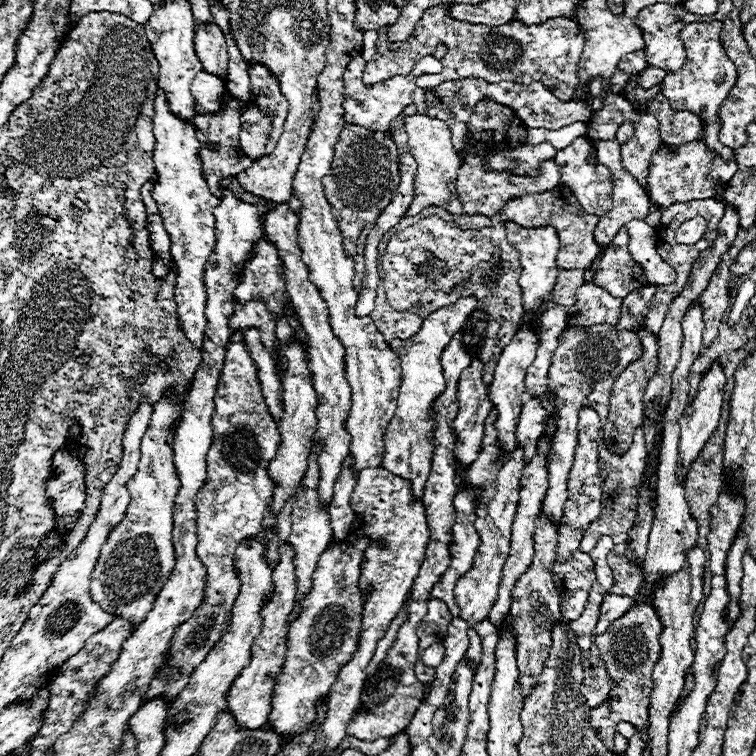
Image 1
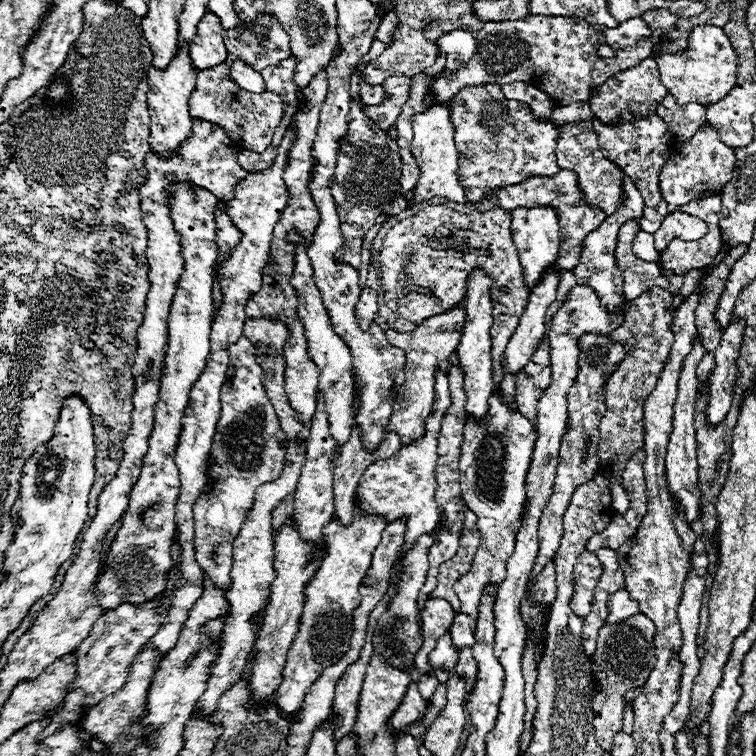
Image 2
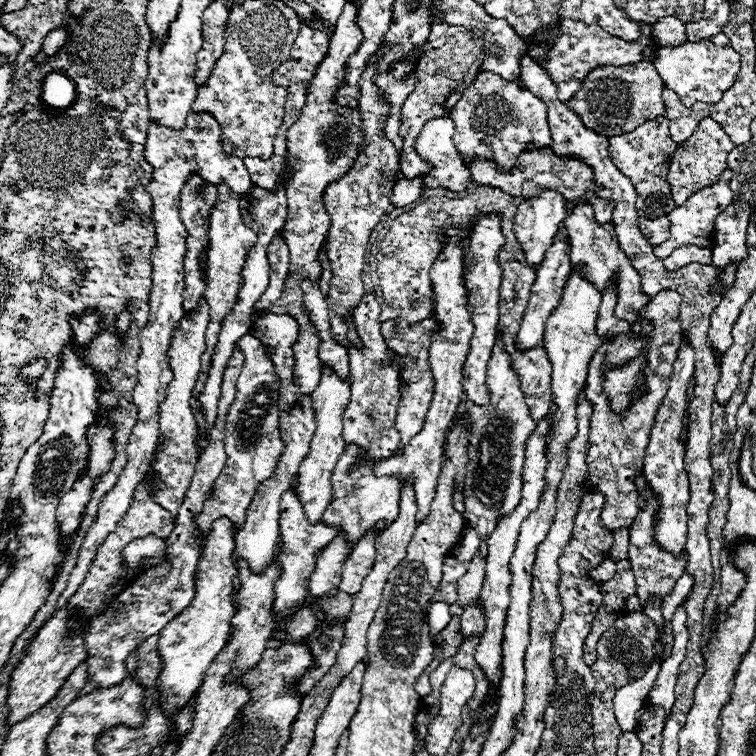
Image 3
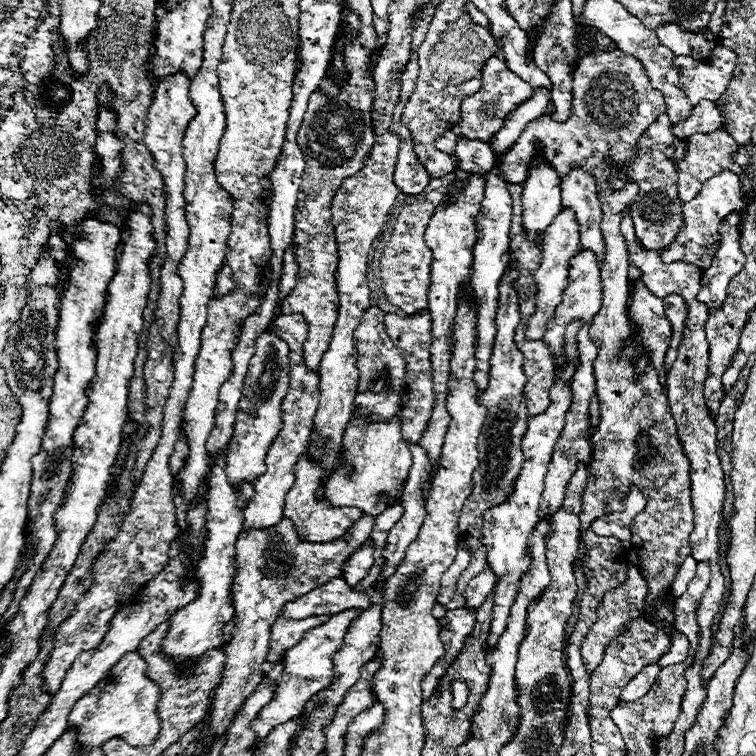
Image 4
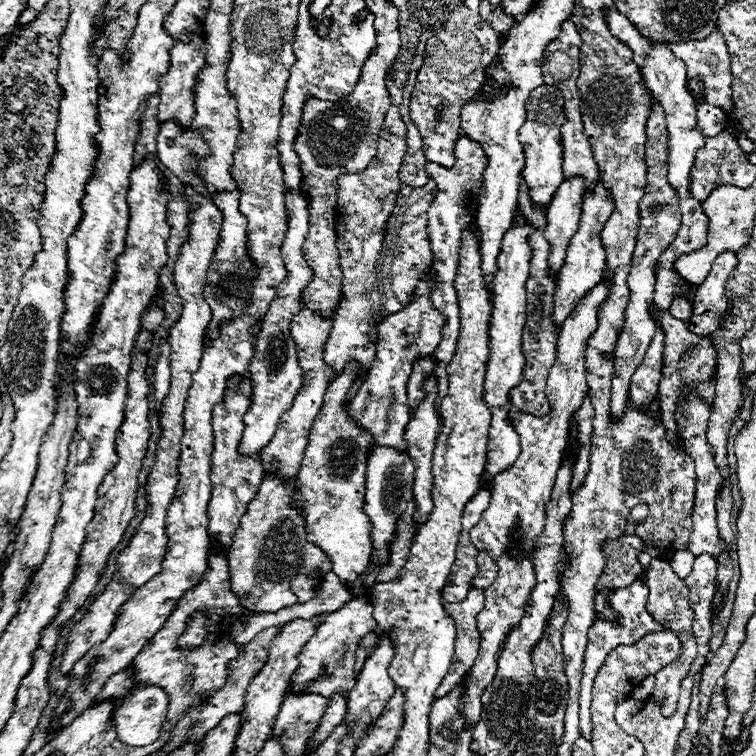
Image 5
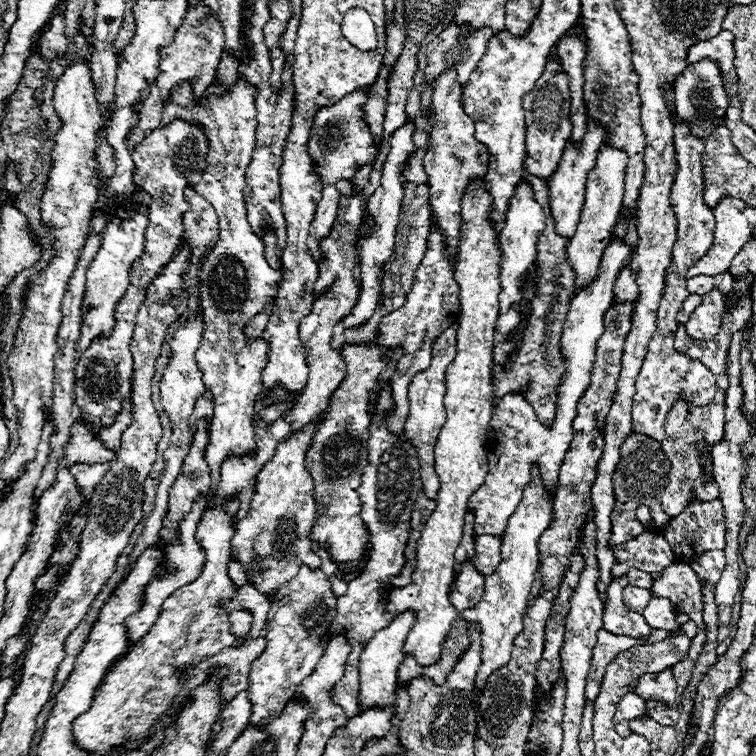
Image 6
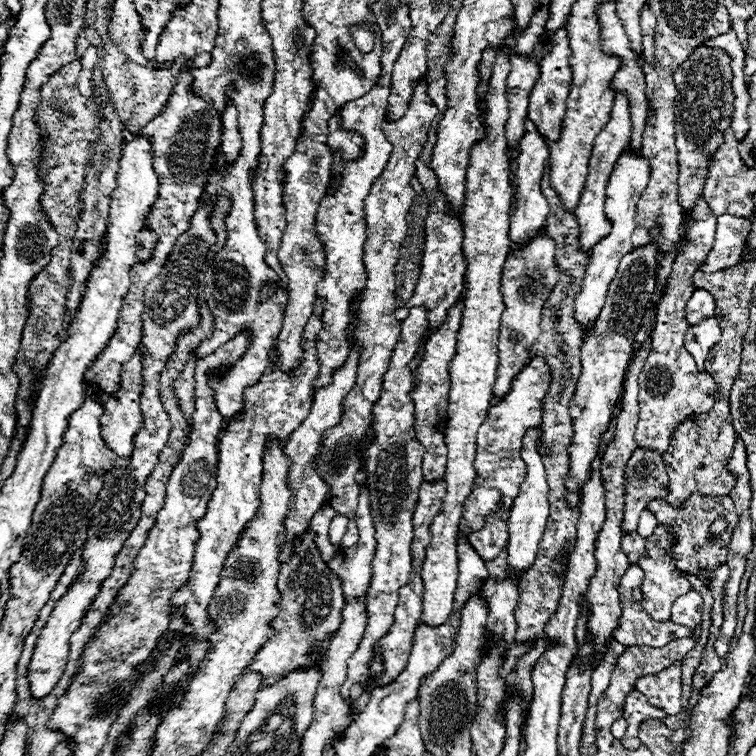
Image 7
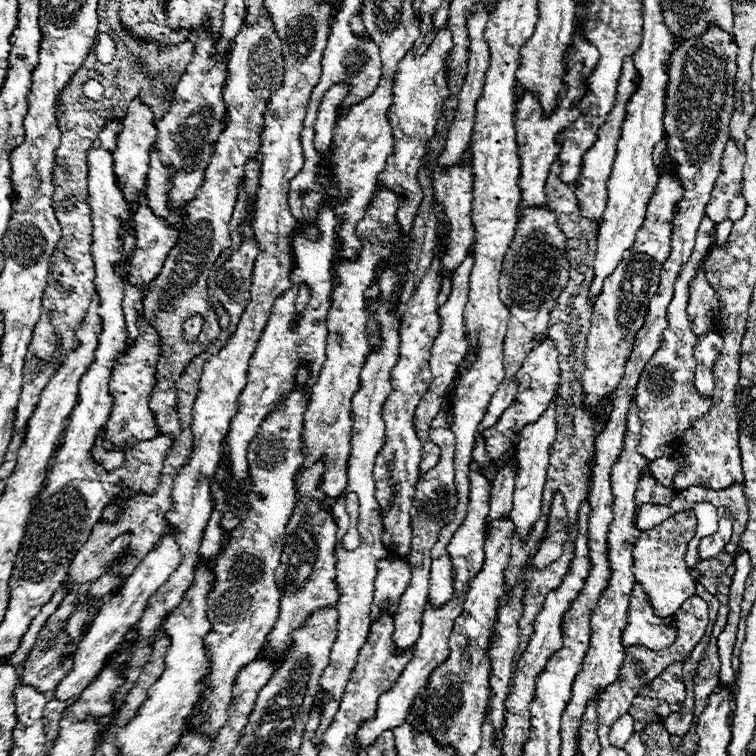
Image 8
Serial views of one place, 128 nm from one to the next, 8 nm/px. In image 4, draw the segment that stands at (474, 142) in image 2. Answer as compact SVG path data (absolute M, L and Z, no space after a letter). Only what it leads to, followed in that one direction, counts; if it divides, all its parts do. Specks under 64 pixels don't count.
M492 56L482 70L482 88L462 102L460 122L452 126L452 132L456 136L464 136L468 140L490 142L494 138L494 134L498 132L498 128L502 128L504 118L508 114L512 114L518 108L518 104L526 102L532 94L534 94L532 86L528 86L520 76L516 76L512 70L508 70L508 66L504 62L500 62L498 58Z

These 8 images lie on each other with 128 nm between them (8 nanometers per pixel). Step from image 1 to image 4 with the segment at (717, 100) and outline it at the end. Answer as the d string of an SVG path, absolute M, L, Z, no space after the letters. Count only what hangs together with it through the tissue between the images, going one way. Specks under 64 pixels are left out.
M722 44L712 50L708 62L688 56L674 56L674 68L680 70L682 90L690 98L692 106L696 106L700 100L716 102L724 94L736 64L738 56Z

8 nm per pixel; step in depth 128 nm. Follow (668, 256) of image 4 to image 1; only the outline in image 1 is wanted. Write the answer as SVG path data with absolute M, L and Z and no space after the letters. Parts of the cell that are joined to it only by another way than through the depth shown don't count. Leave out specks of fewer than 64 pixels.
M696 216L688 222L682 222L682 226L678 226L676 242L678 244L694 244L704 236L704 230L706 230L706 220L702 216Z

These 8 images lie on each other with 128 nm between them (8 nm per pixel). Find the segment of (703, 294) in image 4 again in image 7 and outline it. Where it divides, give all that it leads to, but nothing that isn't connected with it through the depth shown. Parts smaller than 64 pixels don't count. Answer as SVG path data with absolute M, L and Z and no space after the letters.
M714 316L704 318L686 330L686 350L694 356L698 370L704 370L704 360L708 356L708 350L718 340L720 340L720 326Z

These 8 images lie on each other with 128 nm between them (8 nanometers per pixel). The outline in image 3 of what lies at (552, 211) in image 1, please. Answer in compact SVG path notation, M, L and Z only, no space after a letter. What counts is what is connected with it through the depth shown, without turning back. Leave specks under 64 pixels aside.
M532 148L532 150L526 150L520 154L518 158L518 164L514 168L514 172L506 174L506 172L498 172L496 166L492 162L486 162L486 160L474 160L474 164L470 166L470 174L472 174L472 180L478 182L480 186L494 186L494 188L500 188L502 192L510 194L512 198L534 198L536 194L542 194L542 190L556 190L564 196L564 202L588 202L592 204L594 208L594 218L602 224L610 222L612 220L612 210L614 210L614 202L608 202L608 200L600 200L596 198L594 194L594 174L592 174L592 168L578 162L578 160L568 160L568 158L560 158L554 154L552 148L546 148L546 150L538 150L538 148Z

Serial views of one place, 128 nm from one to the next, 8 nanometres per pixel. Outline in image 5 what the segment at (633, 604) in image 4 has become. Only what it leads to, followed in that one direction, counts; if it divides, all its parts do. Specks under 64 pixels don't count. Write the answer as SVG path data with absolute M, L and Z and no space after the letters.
M638 578L626 588L612 590L612 594L606 598L608 606L616 612L618 622L610 620L596 620L594 626L588 630L588 644L584 650L584 670L582 670L582 690L580 690L580 734L590 740L592 738L592 724L590 724L590 700L592 700L592 684L598 674L598 668L606 660L606 656L620 644L634 644L648 632L660 632L662 628L652 620L652 616L646 612L646 600L648 600L648 586Z

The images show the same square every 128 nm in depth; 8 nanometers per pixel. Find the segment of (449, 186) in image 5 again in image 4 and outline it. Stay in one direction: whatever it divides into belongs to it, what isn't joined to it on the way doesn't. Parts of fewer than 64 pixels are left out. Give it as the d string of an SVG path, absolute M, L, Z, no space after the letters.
M468 174L470 178L464 180L464 196L460 196L454 204L442 206L434 212L434 216L428 222L426 230L426 244L432 250L432 270L430 270L430 292L428 292L428 314L432 318L432 346L430 346L430 362L432 362L432 374L434 374L434 410L428 420L428 426L418 440L418 446L422 446L430 458L432 468L438 468L440 452L444 444L444 436L450 424L450 414L446 410L446 398L448 398L448 382L450 382L450 360L452 360L452 326L458 312L458 298L462 290L466 288L472 272L472 248L476 242L476 216L480 212L480 202L484 196L484 176L480 174Z

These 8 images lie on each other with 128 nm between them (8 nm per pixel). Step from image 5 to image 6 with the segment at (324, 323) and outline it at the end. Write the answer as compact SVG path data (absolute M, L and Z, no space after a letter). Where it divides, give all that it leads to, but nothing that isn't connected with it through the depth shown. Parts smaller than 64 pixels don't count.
M342 196L338 216L330 230L330 236L322 240L322 250L324 250L326 260L320 264L320 278L316 282L318 294L330 284L332 284L332 288L330 288L330 292L326 292L324 298L314 302L312 312L308 314L308 318L302 318L302 322L298 326L298 336L300 336L300 342L304 344L306 360L308 360L306 362L308 364L308 382L306 382L302 396L296 400L294 408L286 414L286 422L292 424L292 432L302 430L306 424L318 420L326 412L332 392L338 388L338 384L342 382L342 378L346 374L344 360L340 358L340 354L336 350L332 350L330 342L332 342L332 328L336 326L336 322L340 318L348 316L350 310L358 302L360 286L354 282L352 268L356 264L356 240L358 240L360 224L362 224L362 198L360 196L356 196L356 198Z

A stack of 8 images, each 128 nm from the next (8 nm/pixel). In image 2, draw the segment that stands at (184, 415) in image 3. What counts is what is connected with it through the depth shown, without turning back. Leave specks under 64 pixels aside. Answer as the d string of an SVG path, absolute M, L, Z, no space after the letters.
M182 182L166 188L168 202L170 202L170 218L174 222L174 228L178 234L182 234L182 258L184 258L184 274L180 282L176 284L176 294L170 306L170 318L168 318L168 348L164 358L164 374L160 378L160 394L158 402L154 406L154 430L148 438L148 452L142 460L142 470L138 476L138 482L132 486L130 502L122 518L122 526L110 546L110 552L106 556L106 570L98 578L94 594L98 598L98 604L104 610L114 610L114 606L120 606L122 602L130 602L132 606L144 604L146 600L158 596L166 588L166 578L172 566L172 536L176 530L174 520L174 508L180 494L180 476L178 468L174 464L176 444L182 430L182 416L190 402L190 388L198 380L198 376L204 370L206 356L210 352L210 324L212 324L212 312L214 312L214 298L212 298L212 284L214 284L214 264L218 260L218 244L216 244L216 220L214 210L218 204L218 198L210 194L206 188L196 186L194 182Z

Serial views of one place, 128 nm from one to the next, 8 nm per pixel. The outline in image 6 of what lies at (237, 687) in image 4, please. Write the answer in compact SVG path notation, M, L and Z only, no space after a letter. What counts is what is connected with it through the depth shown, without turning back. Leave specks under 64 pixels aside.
M308 424L302 432L292 434L286 442L276 446L276 454L260 470L256 480L256 494L250 502L246 518L236 524L232 544L232 558L238 558L246 566L250 584L266 594L270 600L276 596L278 588L290 580L302 564L310 568L320 568L322 560L310 548L310 530L316 518L314 502L314 482L304 468L304 454L318 430L316 424Z

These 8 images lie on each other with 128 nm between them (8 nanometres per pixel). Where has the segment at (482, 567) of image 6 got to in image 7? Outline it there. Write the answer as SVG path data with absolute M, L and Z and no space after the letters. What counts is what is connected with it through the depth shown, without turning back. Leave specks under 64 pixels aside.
M494 514L488 518L486 526L478 532L472 532L468 536L470 544L474 544L474 550L478 550L478 556L484 562L494 560L502 548L508 544L508 526L506 522L500 522Z

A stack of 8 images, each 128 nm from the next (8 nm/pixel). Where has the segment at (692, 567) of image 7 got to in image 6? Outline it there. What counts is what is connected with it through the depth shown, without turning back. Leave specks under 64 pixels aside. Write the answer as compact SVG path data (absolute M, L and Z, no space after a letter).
M718 500L710 502L694 502L690 508L686 508L678 518L674 518L664 534L670 548L674 548L676 558L682 558L686 564L696 562L696 558L708 550L722 550L724 548L724 534L726 524L722 516L722 504Z

